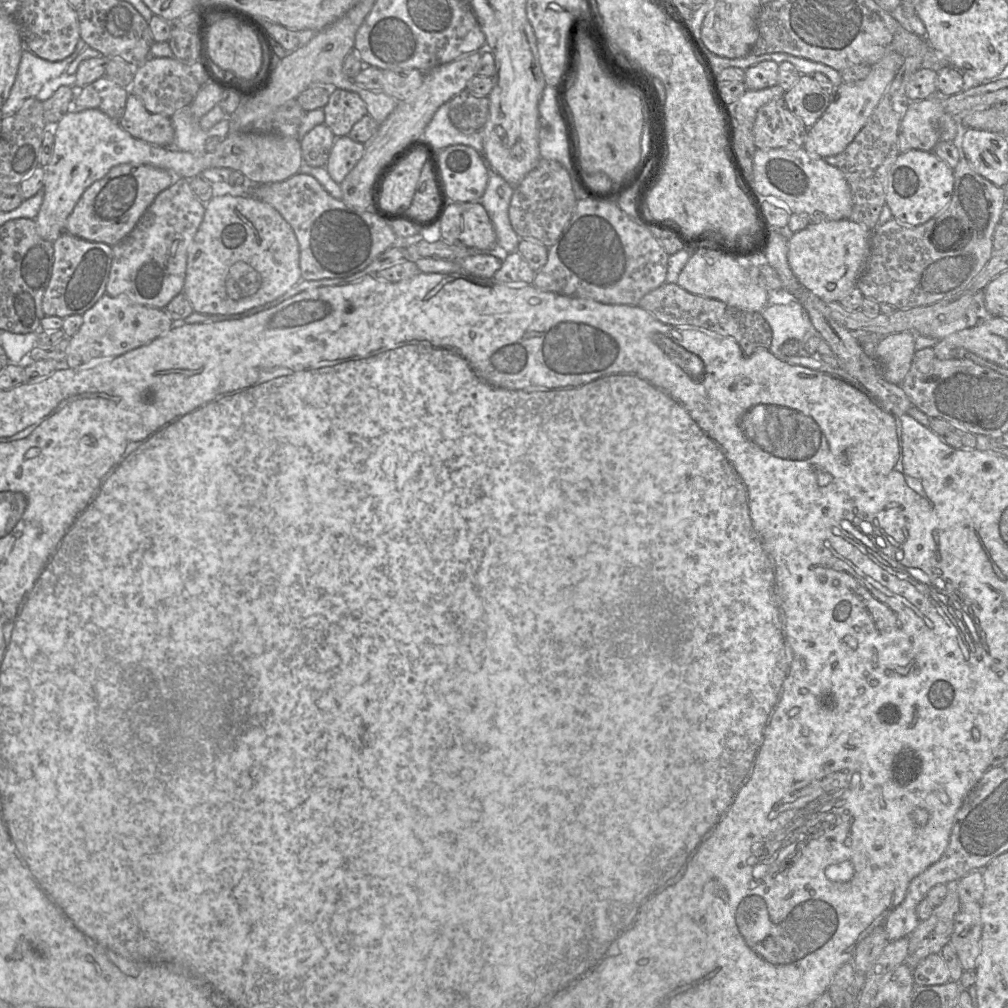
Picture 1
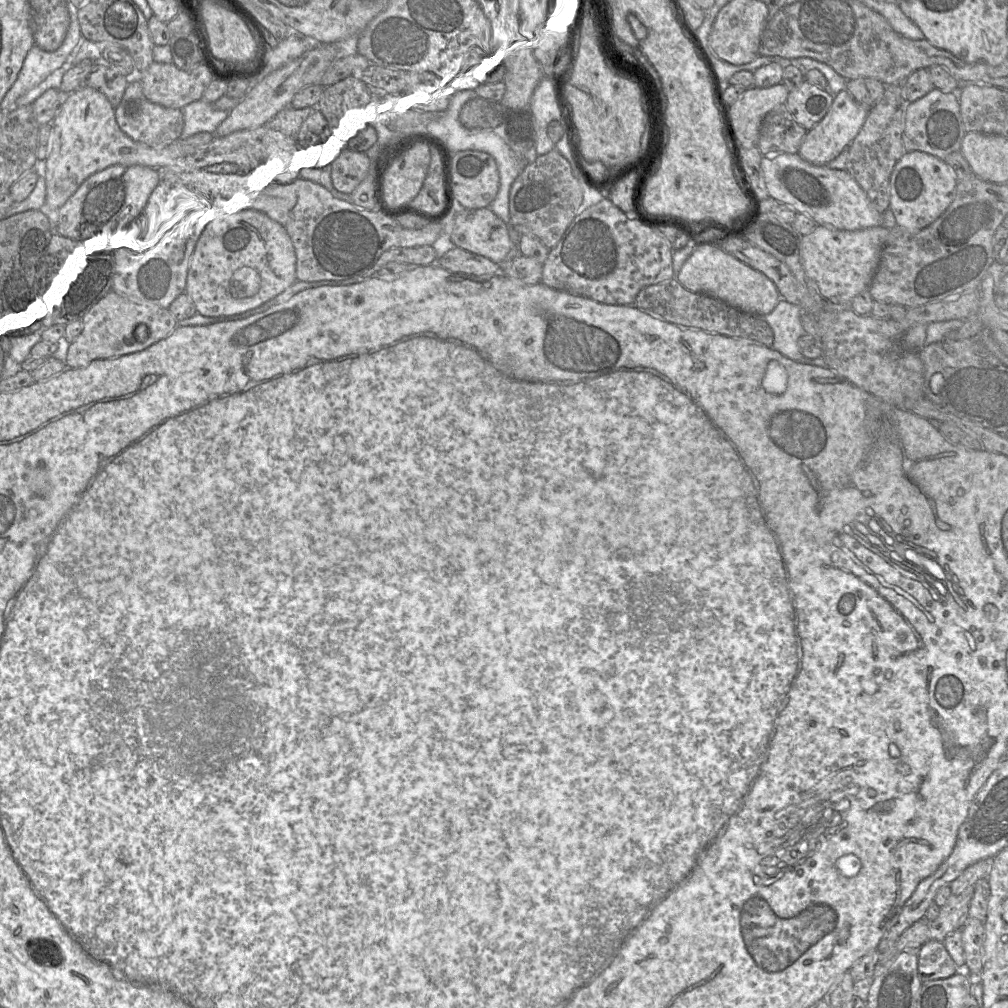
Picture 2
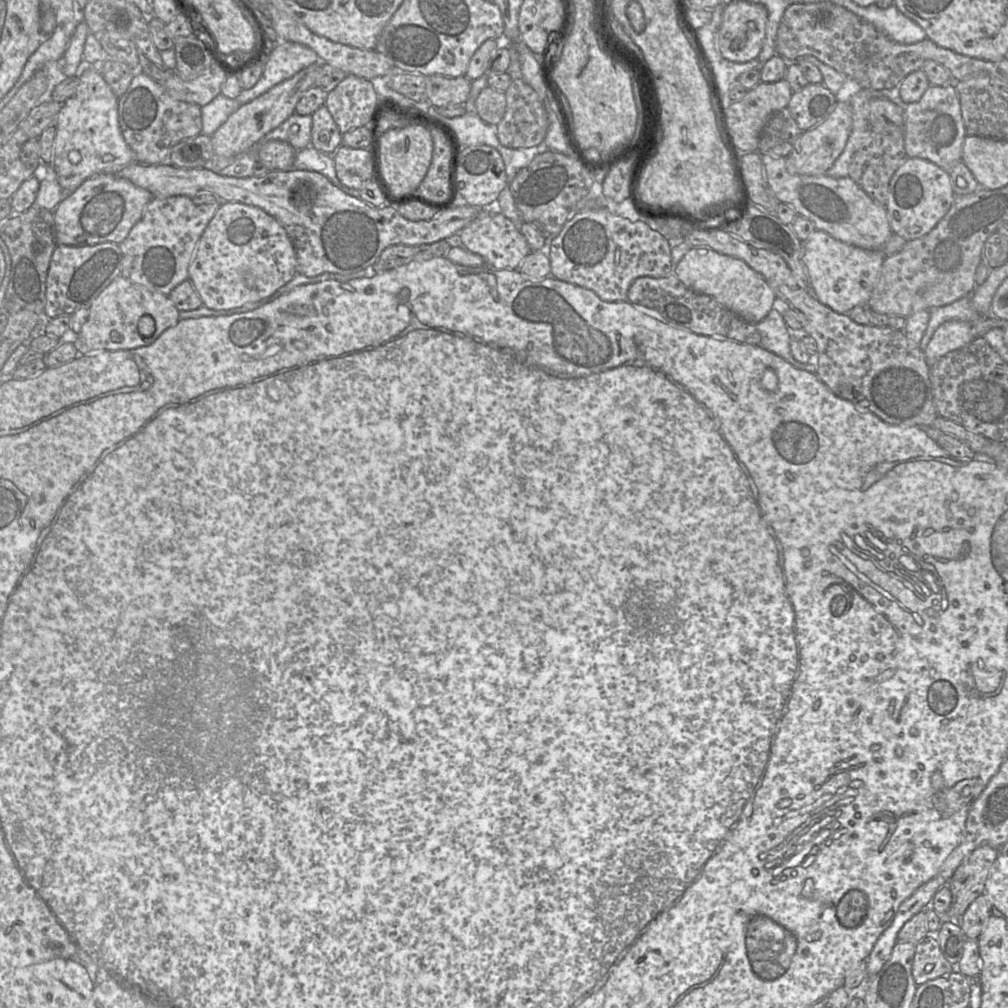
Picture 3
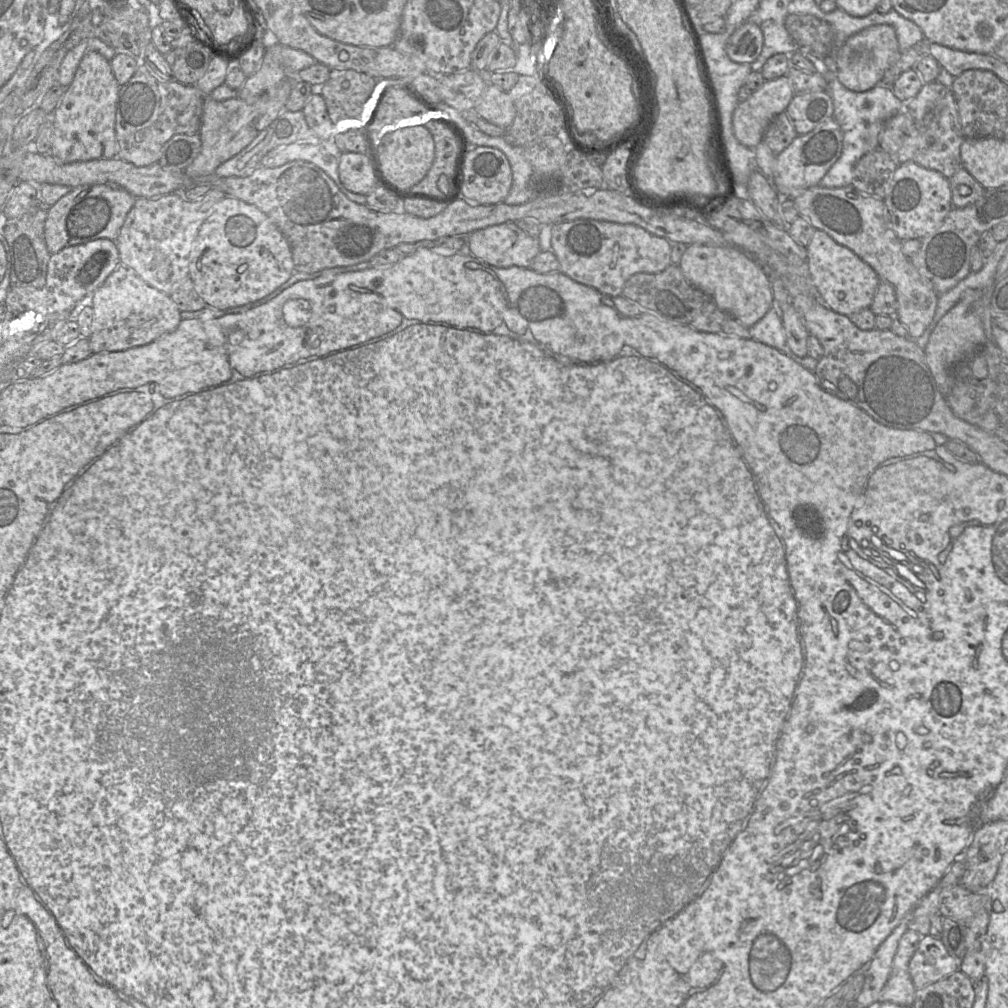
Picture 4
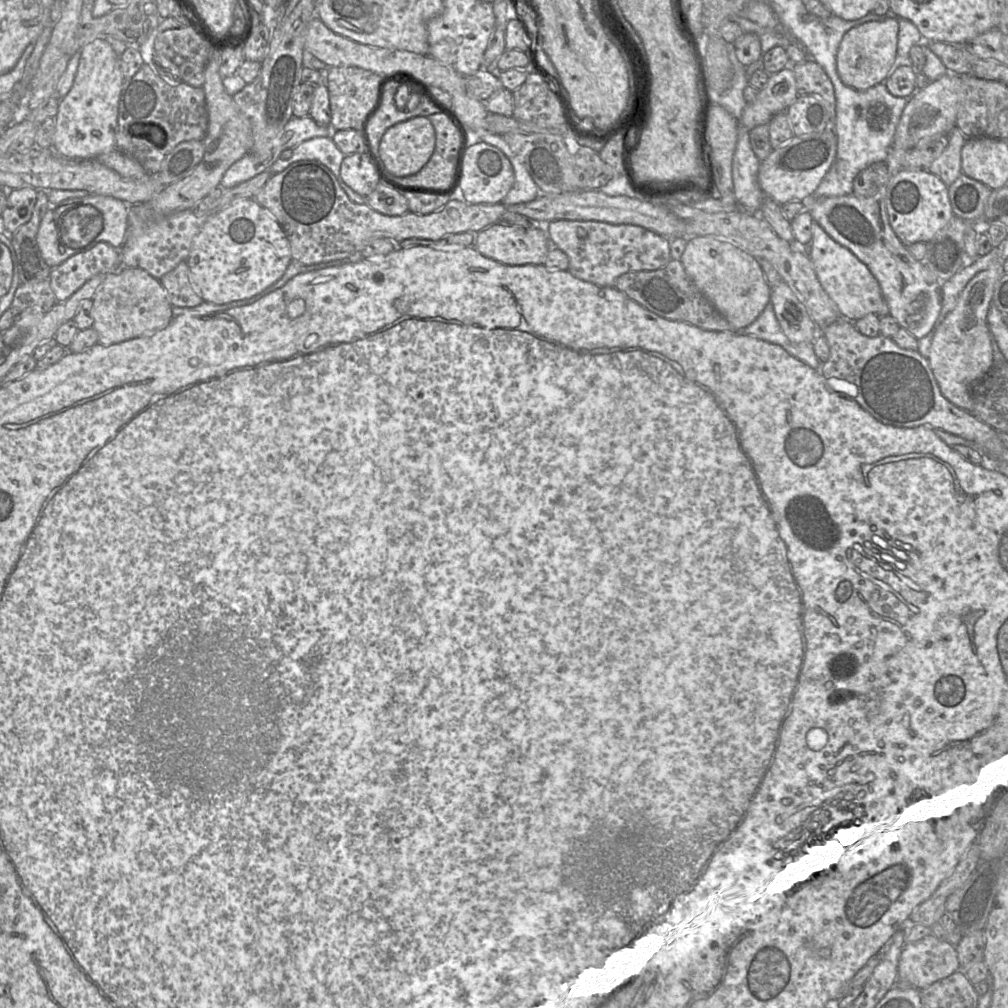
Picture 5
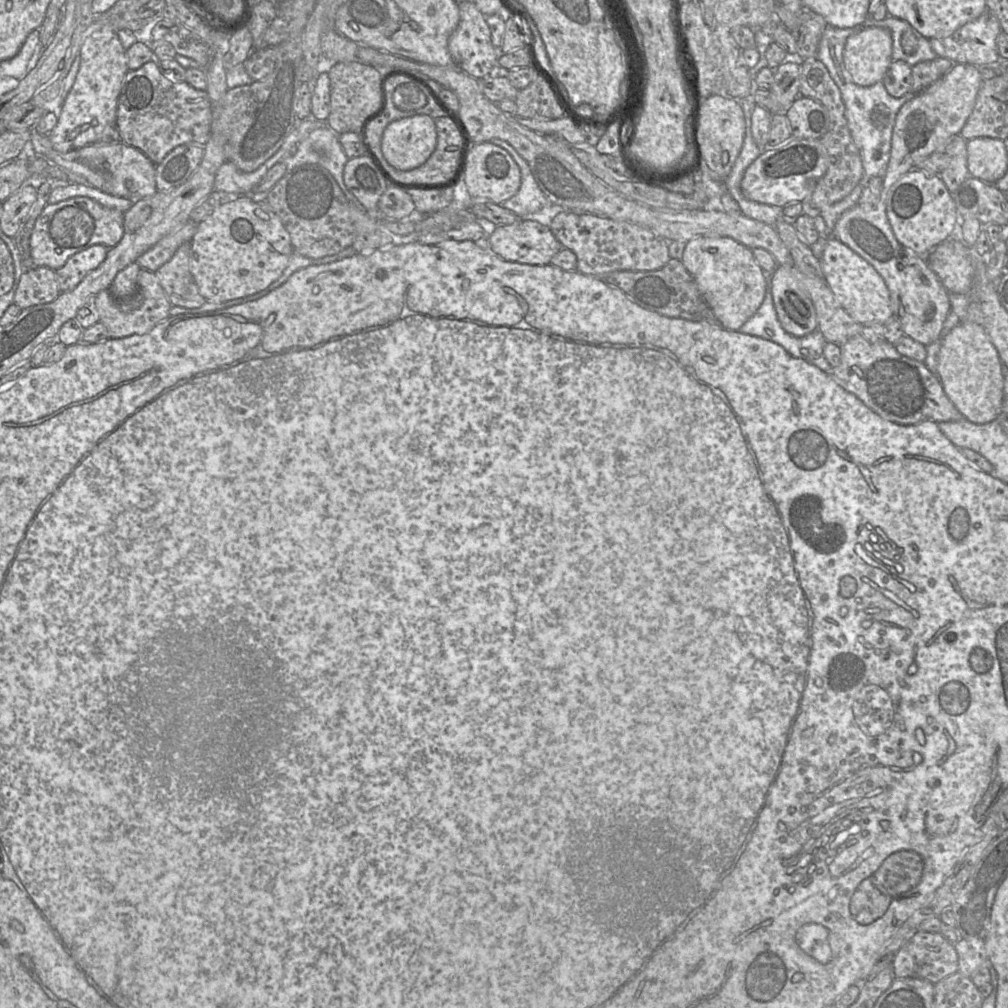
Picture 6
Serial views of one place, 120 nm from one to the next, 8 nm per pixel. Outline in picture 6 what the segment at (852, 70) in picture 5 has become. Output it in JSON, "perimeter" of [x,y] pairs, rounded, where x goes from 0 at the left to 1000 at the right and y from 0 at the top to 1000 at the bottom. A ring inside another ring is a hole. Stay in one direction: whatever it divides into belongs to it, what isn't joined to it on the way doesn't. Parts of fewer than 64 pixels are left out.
{"perimeter":[[[862,28],[843,36],[836,62],[845,80],[863,86],[876,80],[885,60],[885,36],[878,28]]]}

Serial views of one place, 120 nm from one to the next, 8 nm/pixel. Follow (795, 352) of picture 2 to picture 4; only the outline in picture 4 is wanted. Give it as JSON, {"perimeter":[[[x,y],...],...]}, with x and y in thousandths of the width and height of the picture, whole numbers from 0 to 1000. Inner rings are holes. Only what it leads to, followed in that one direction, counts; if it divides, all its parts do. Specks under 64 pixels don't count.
{"perimeter":[[[768,301],[757,315],[742,326],[746,336],[773,347],[798,365],[806,369],[809,368],[812,360],[810,356],[806,355],[804,352],[794,354],[785,348],[780,337],[773,308]]]}

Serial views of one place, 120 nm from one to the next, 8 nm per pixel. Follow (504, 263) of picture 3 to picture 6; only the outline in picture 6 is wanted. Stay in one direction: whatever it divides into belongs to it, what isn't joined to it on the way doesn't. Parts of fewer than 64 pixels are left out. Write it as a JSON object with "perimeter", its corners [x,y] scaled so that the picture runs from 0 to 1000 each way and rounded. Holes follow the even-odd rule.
{"perimeter":[[[527,217],[493,224],[485,235],[486,248],[501,259],[543,263],[559,245],[546,225]]]}

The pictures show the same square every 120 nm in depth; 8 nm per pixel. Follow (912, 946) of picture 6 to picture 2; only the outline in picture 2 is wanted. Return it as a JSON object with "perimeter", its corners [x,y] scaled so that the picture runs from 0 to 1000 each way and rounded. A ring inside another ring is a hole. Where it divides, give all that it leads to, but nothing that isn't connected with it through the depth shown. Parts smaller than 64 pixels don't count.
{"perimeter":[[[921,933],[911,942],[911,965],[915,975],[940,970],[949,964],[950,959],[934,934]]]}

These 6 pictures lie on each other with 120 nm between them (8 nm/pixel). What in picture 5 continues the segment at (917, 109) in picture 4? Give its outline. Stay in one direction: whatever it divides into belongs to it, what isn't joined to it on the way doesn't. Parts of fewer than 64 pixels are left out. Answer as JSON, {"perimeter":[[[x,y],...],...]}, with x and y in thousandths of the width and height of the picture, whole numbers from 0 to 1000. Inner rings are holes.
{"perimeter":[[[949,125],[941,130],[939,136],[939,146],[925,161],[921,170],[932,176],[941,186],[954,173],[953,150],[959,137]]]}

